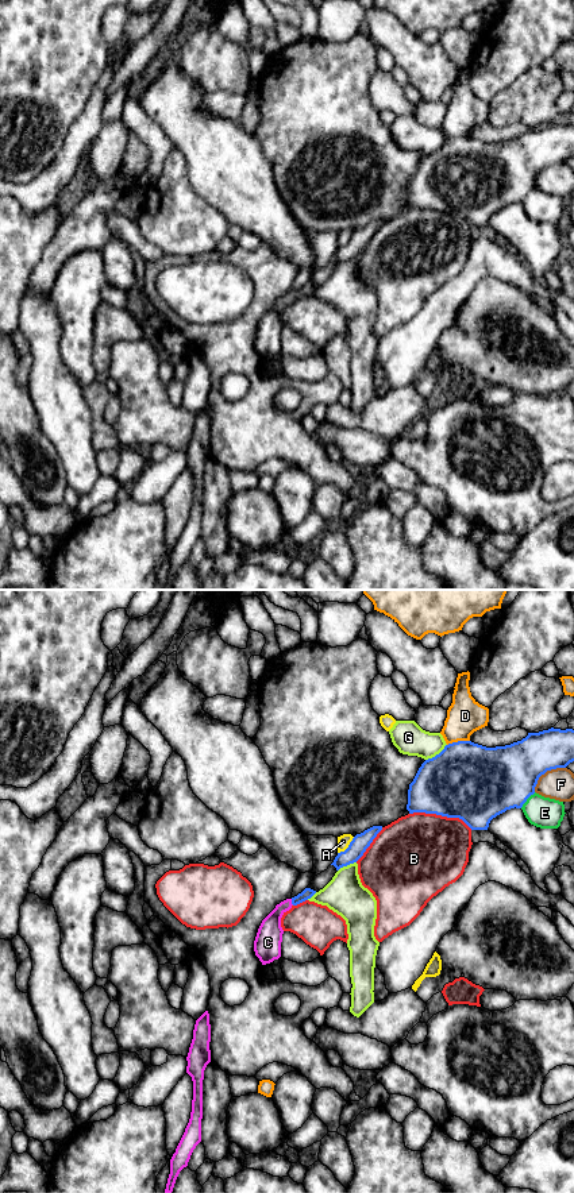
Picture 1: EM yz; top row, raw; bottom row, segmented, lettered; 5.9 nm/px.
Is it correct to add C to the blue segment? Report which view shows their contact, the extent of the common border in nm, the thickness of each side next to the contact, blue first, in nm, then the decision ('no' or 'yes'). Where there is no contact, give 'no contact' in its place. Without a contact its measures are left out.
yz | 40 nm | 70/160 nm | yes

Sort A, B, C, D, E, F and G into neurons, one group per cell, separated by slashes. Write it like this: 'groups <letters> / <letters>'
groups A / B / C / D / E / F / G

